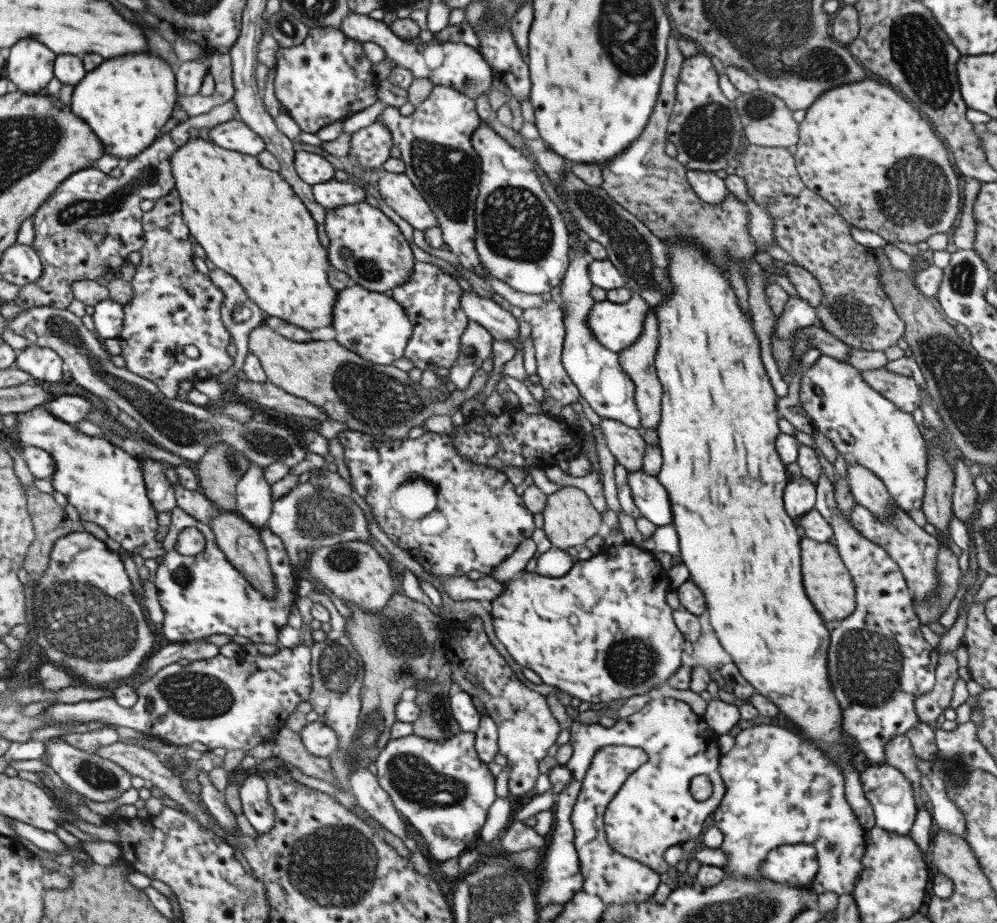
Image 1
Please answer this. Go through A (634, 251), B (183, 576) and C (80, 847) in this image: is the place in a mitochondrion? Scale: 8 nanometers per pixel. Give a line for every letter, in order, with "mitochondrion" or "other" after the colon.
A: mitochondrion
B: mitochondrion
C: other

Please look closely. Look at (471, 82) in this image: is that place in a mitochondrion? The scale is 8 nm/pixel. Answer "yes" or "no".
yes

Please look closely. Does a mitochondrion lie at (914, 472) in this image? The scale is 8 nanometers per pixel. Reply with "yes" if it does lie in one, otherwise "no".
no

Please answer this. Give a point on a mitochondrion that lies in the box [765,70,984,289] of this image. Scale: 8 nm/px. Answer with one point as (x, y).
(918, 194)

